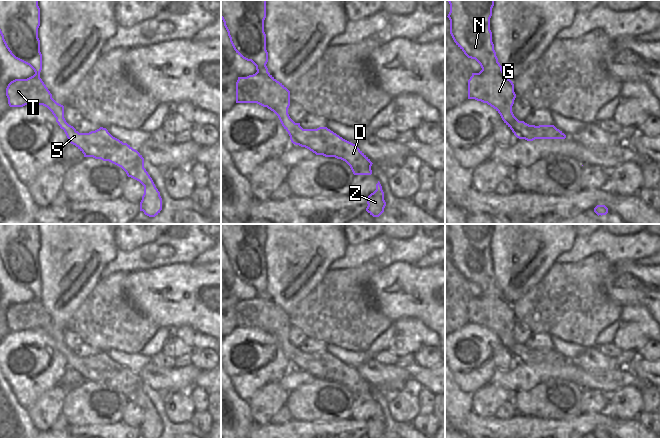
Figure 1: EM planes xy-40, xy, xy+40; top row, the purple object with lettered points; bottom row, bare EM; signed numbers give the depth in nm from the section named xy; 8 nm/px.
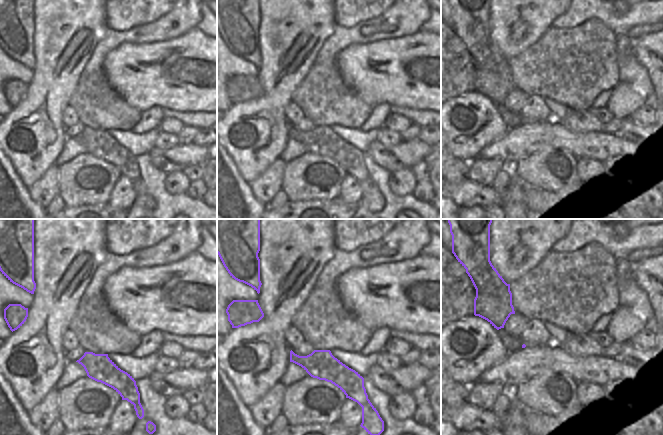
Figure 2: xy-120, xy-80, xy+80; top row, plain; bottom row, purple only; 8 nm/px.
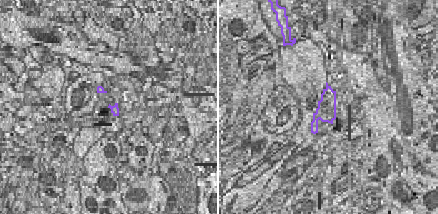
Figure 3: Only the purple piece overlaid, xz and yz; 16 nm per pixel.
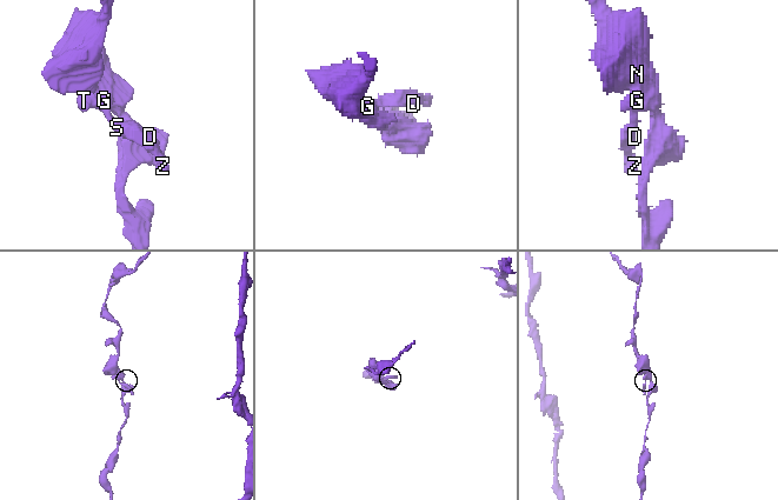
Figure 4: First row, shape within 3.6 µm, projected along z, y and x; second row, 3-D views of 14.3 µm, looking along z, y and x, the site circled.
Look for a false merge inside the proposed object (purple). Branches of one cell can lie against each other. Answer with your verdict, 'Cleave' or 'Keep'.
Keep

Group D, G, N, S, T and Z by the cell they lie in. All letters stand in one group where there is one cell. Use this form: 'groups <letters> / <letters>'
groups D G N S T Z

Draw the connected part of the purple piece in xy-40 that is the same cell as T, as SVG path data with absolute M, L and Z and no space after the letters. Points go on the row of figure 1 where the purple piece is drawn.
M0 0L0 34L2 40L17 60L29 65L35 74L27 79L15 79L6 88L6 96L10 107L23 107L25 105L43 105L47 107L61 129L64 130L68 143L75 145L84 157L93 157L103 161L109 161L121 167L127 174L139 181L144 186L144 194L140 202L140 211L149 217L155 217L162 210L162 198L152 178L144 168L144 158L127 143L113 137L106 128L100 127L89 133L79 133L73 126L69 125L64 118L64 106L57 103L52 94L40 78L42 70L42 54L40 52L40 40L38 28L40 26L40 8L38 0Z

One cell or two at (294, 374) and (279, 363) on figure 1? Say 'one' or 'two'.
two

